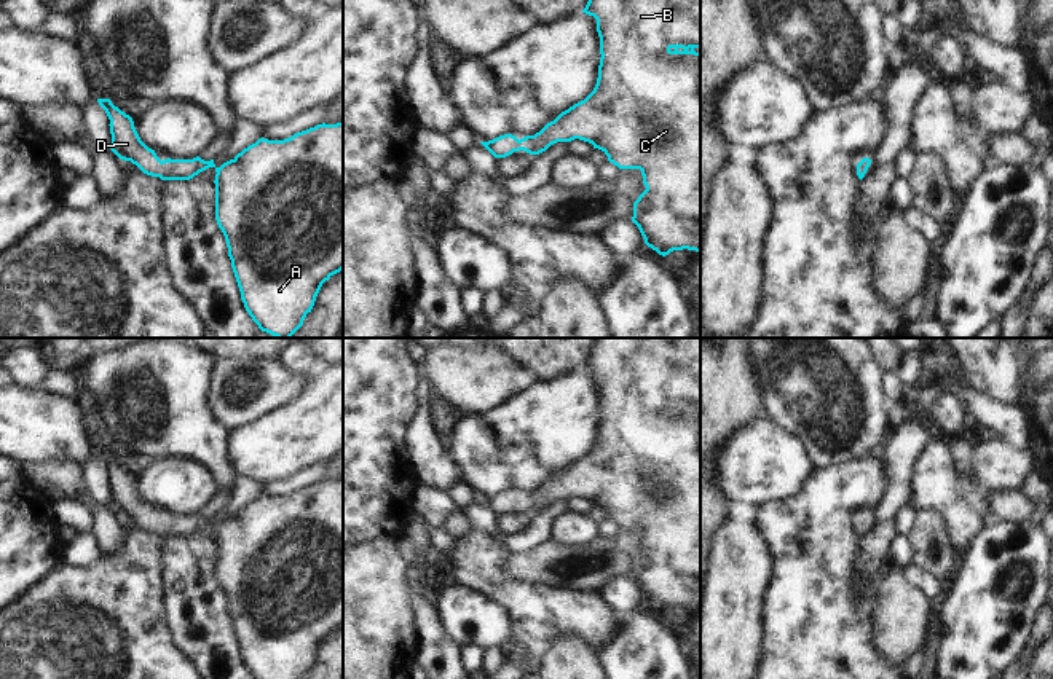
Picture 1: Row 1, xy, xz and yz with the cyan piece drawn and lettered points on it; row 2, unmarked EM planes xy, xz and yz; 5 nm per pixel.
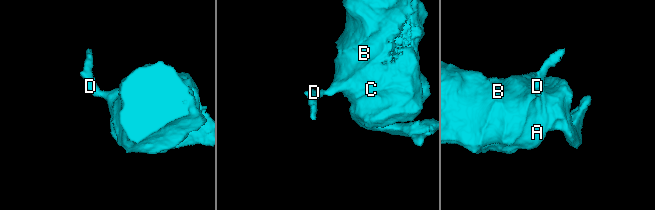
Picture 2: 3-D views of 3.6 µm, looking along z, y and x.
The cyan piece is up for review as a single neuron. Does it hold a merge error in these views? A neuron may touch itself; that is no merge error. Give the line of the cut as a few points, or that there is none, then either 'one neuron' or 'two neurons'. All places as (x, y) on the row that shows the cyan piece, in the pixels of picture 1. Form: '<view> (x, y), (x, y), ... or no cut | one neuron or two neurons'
no cut | one neuron

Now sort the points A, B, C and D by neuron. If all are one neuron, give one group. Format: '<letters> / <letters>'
A B C D

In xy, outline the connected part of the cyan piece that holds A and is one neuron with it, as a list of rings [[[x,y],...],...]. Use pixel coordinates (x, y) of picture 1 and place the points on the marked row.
[[[97,99],[110,120],[110,150],[124,161],[136,164],[144,174],[161,180],[190,180],[199,172],[215,169],[215,220],[222,230],[231,268],[241,292],[241,300],[262,332],[276,338],[290,338],[311,312],[316,296],[325,281],[343,269],[343,121],[317,124],[284,140],[258,139],[220,167],[214,159],[164,159],[139,137],[129,115],[112,104]]]

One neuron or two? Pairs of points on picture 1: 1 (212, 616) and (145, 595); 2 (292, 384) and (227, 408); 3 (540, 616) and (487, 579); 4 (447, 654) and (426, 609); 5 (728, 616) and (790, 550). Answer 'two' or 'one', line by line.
1: two
2: one
3: one
4: one
5: two

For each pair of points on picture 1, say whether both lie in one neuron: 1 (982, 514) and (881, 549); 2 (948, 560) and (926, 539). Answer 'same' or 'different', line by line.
1: different
2: same

